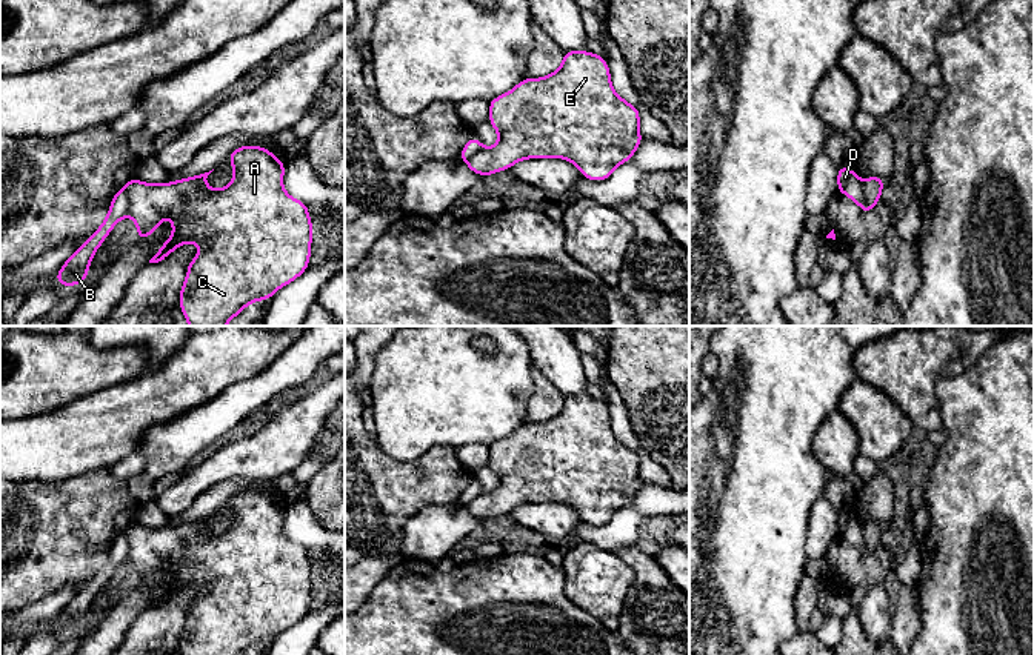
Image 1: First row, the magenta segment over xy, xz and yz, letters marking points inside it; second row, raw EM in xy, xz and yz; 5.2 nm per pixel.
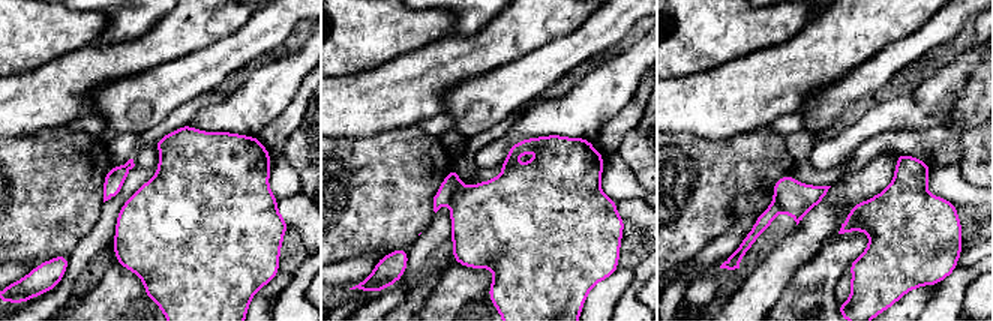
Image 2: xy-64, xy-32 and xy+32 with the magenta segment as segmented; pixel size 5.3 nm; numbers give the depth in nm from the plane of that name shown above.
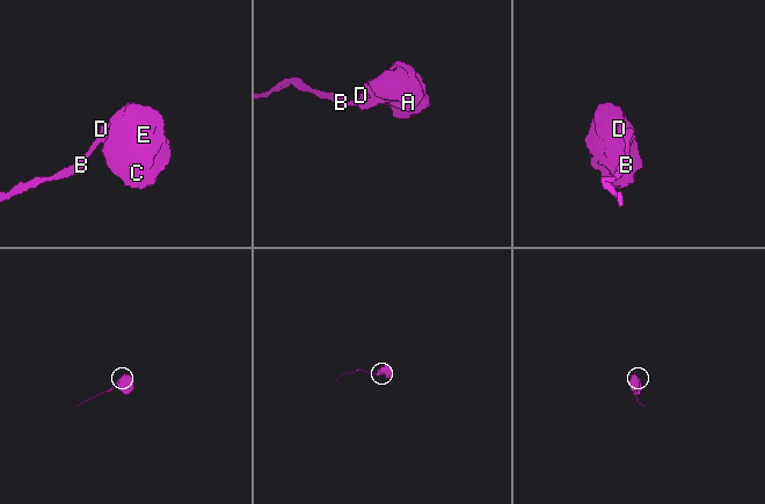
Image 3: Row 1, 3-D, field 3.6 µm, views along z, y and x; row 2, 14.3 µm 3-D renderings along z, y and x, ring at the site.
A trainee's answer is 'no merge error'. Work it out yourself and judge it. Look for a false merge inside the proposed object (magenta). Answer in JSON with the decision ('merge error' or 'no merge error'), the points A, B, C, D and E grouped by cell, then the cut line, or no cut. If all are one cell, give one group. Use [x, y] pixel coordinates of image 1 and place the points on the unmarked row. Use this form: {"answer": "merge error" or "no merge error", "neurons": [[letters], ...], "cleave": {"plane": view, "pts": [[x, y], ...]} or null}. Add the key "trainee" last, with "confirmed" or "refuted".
{"answer": "merge error", "neurons": [["A", "C", "E"], ["B", "D"]], "cleave": {"plane": "xy", "pts": [[122, 532], [128, 541], [126, 558]]}, "trainee": "refuted"}

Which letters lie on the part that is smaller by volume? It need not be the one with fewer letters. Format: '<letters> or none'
B, D

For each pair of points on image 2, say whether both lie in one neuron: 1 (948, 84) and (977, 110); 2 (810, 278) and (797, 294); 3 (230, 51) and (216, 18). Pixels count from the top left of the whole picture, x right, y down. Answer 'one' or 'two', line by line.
1: two
2: one
3: two

